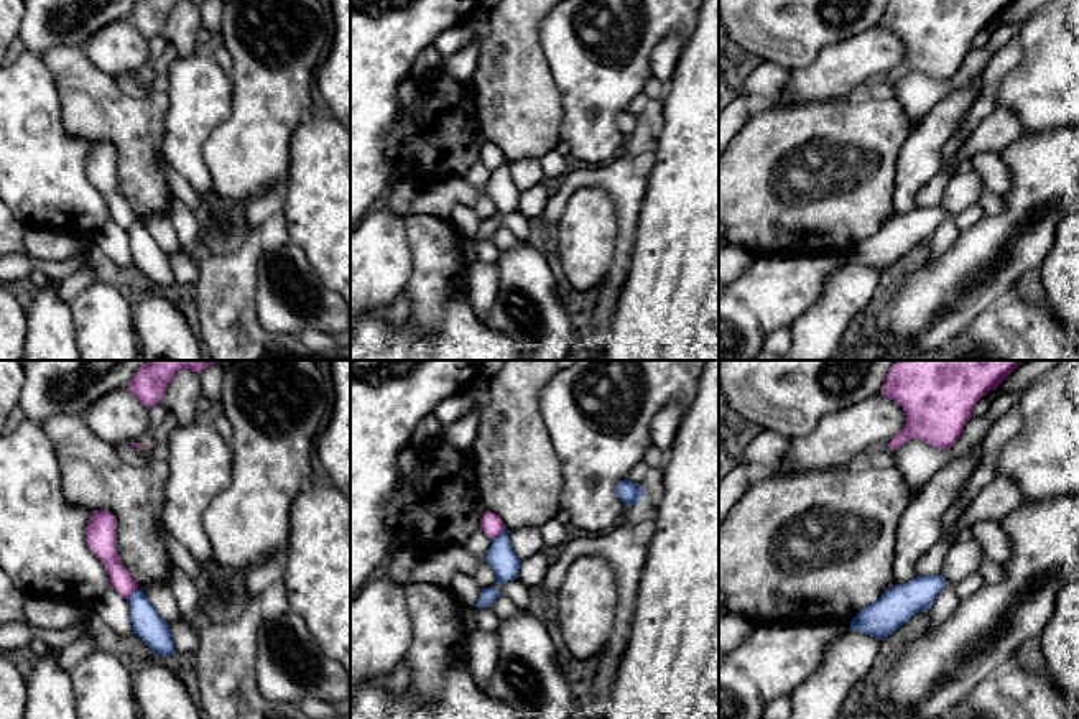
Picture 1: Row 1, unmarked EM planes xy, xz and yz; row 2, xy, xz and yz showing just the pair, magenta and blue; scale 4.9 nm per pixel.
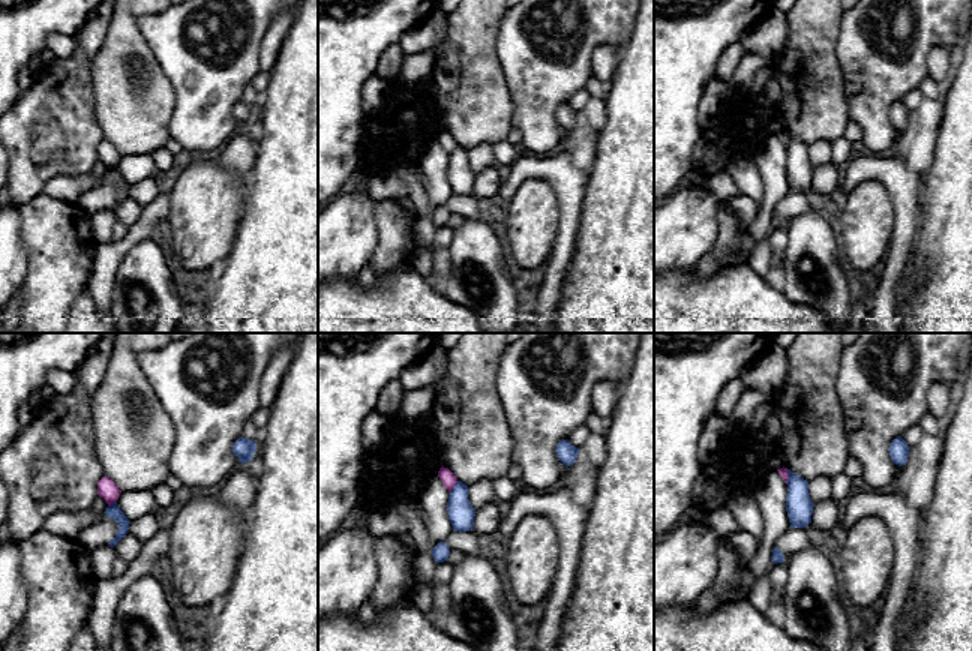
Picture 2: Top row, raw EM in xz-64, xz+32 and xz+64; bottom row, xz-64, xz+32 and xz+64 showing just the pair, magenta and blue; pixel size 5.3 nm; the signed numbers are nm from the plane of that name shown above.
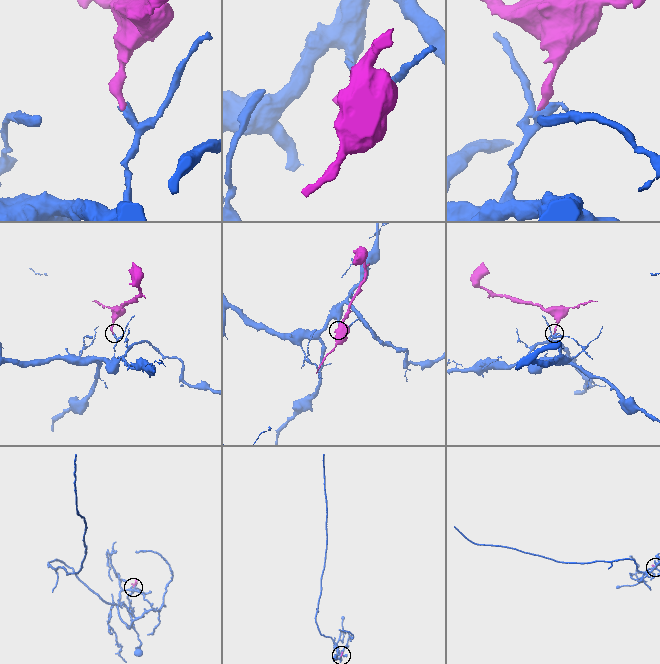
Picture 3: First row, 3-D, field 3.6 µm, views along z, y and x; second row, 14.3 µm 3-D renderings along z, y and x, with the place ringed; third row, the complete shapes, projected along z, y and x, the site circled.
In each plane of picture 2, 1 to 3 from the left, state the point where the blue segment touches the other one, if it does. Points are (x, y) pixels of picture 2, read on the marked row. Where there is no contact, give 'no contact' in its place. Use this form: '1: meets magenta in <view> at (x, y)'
1: meets magenta in xz-64 at (111, 503)
2: meets magenta in xz+32 at (453, 486)
3: meets magenta in xz+64 at (788, 476)

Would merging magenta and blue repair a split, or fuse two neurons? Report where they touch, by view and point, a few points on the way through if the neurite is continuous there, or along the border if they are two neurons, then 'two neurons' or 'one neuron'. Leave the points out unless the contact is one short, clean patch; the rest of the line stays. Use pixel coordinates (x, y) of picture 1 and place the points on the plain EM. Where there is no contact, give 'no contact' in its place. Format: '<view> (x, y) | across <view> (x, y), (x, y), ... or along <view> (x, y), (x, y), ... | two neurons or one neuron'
xz (499, 165) | along xz (505, 160), (492, 171) | two neurons

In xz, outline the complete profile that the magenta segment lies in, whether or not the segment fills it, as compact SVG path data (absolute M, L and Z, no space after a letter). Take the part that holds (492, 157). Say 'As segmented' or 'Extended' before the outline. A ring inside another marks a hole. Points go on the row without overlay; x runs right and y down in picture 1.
As segmented. M487 141L480 150L480 160L490 171L495 171L498 166L503 165L505 155L497 145Z

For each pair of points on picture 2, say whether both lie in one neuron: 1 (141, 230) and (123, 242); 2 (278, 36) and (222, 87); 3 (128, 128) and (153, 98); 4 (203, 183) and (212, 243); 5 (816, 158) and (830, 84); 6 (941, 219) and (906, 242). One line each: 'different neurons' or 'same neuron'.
1: same neuron
2: different neurons
3: same neuron
4: same neuron
5: different neurons
6: different neurons

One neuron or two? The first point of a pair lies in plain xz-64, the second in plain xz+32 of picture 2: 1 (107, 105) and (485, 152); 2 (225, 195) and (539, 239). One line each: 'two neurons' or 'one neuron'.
1: two neurons
2: one neuron

